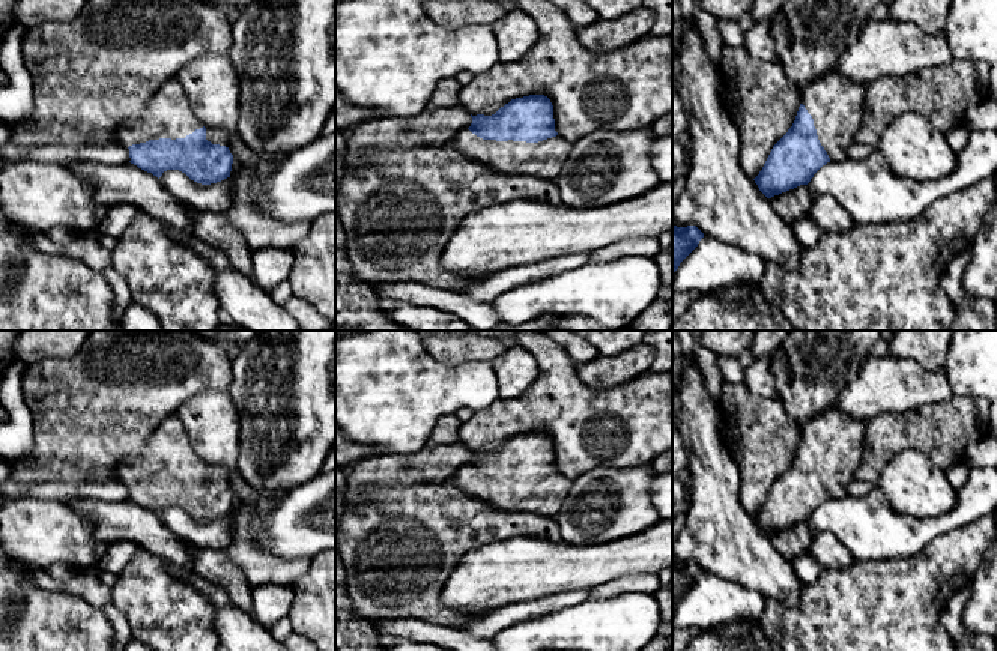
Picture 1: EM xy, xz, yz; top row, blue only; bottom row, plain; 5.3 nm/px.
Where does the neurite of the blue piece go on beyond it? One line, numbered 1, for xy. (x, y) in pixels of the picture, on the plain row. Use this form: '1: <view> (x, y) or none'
1: xy (169, 451)

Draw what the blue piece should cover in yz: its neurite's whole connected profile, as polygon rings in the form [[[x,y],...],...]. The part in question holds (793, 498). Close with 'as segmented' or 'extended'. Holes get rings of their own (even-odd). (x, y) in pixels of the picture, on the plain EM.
[[[830,407],[802,427],[792,463],[753,516],[767,535],[808,522],[823,502],[847,495],[863,457],[866,425]]] | extended

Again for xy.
[[[176,415],[155,428],[141,451],[120,457],[116,478],[129,486],[131,501],[158,516],[167,507],[179,507],[202,522],[230,514],[233,492],[206,477],[206,465]]] | extended

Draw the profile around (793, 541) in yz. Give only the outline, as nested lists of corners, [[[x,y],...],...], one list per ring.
[[[808,522],[782,529],[770,535],[773,546],[788,559],[792,561],[809,553],[814,531]]]

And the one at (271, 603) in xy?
[[[260,585],[253,589],[254,619],[271,630],[280,619],[289,616],[295,600],[295,591],[290,585]]]

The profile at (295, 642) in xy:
[[[292,634],[289,637],[286,648],[289,651],[319,651],[311,640],[302,637],[302,636],[298,636],[298,634]]]

